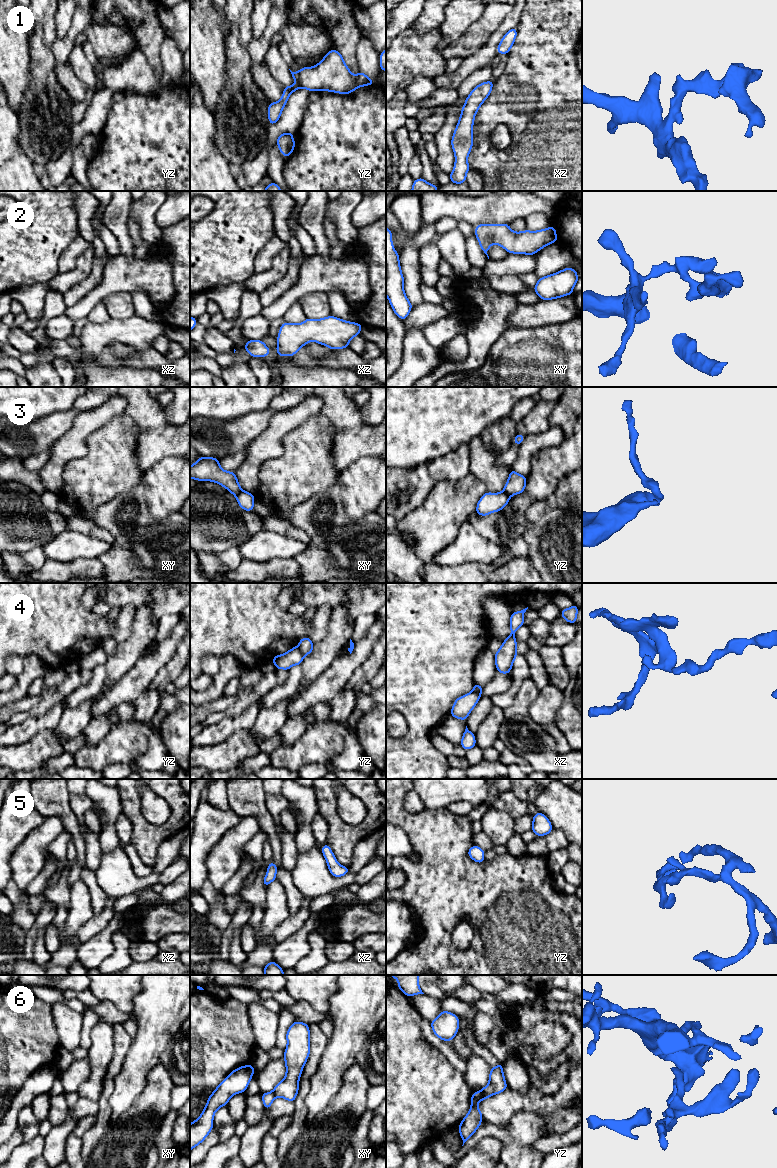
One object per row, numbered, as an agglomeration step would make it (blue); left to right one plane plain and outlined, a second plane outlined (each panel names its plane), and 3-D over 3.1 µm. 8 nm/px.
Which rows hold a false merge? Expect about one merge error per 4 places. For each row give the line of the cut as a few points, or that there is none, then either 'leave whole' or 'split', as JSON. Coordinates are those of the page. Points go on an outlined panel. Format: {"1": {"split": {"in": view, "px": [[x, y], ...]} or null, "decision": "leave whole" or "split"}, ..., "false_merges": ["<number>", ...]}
{"1": {"split": null, "decision": "leave whole"}, "2": {"split": null, "decision": "leave whole"}, "3": {"split": {"in": "yz", "px": [[503, 491], [510, 496]]}, "decision": "split"}, "4": {"split": {"in": "yz", "px": [[297, 647], [303, 656]]}, "decision": "split"}, "5": {"split": null, "decision": "leave whole"}, "6": {"split": {"in": "yz", "px": [[479, 1091], [489, 1096]]}, "decision": "split"}, "false_merges": ["3", "4", "6"]}

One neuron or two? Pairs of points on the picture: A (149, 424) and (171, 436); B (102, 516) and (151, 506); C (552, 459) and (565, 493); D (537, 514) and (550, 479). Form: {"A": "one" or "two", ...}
{"A": "one", "B": "one", "C": "two", "D": "two"}

